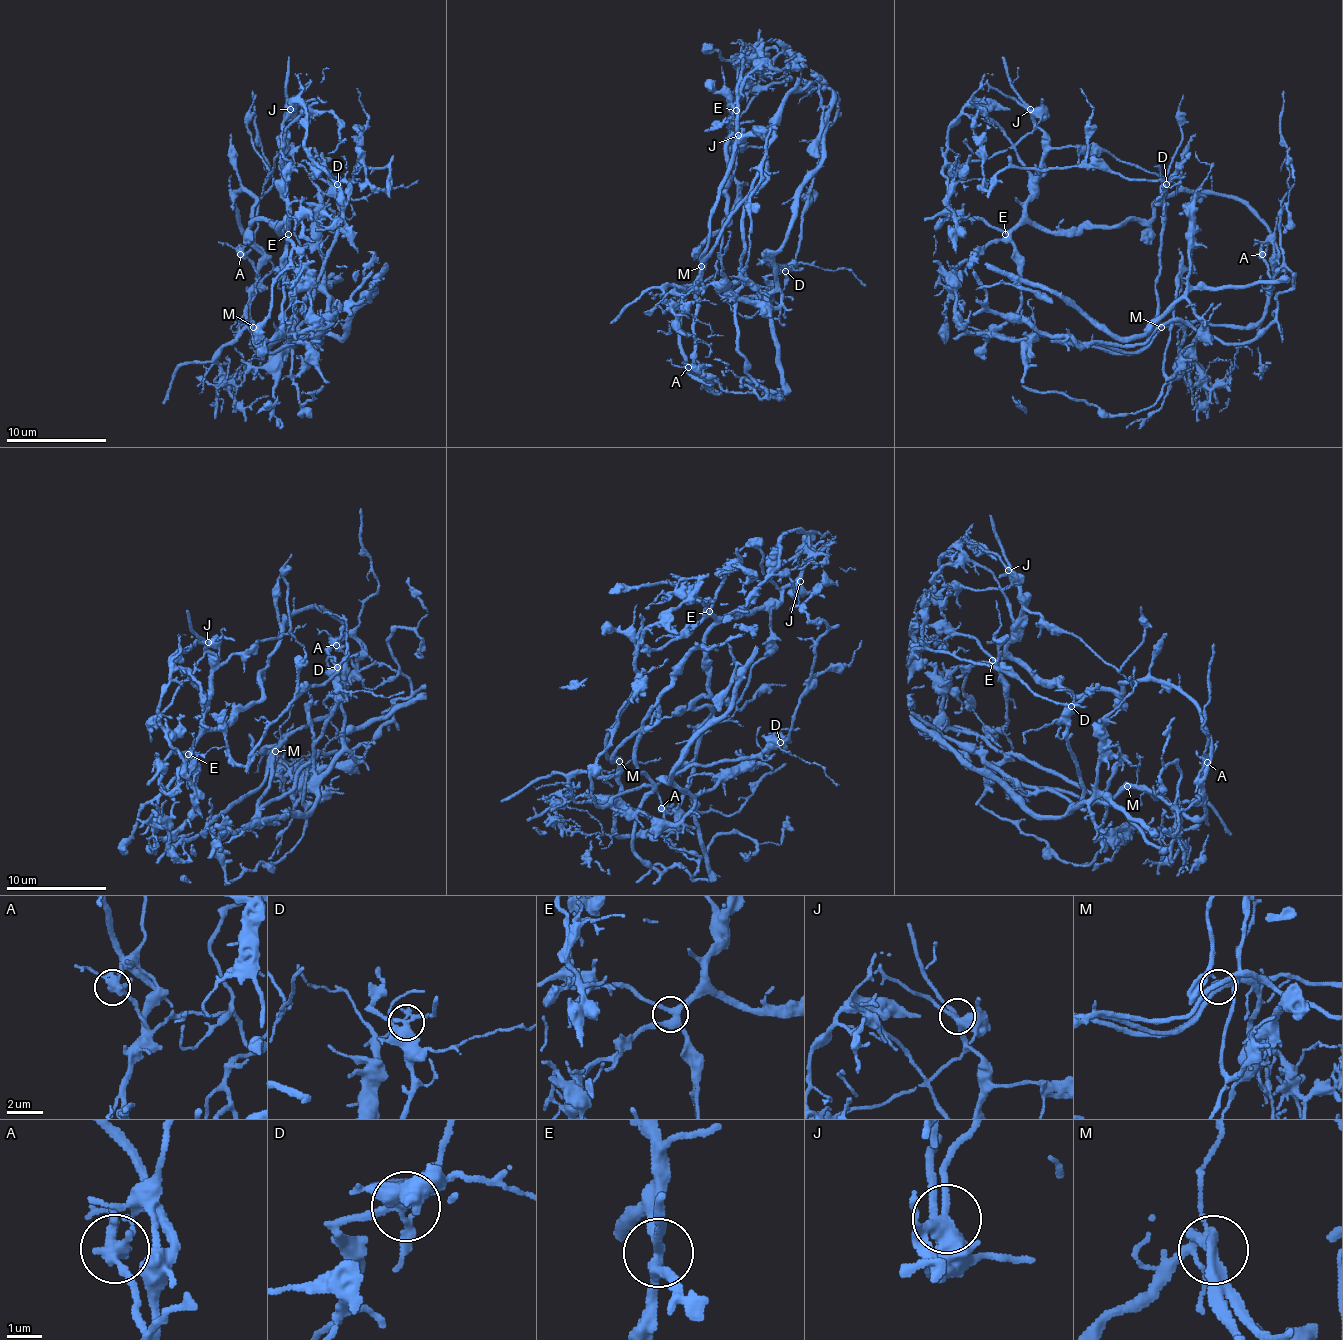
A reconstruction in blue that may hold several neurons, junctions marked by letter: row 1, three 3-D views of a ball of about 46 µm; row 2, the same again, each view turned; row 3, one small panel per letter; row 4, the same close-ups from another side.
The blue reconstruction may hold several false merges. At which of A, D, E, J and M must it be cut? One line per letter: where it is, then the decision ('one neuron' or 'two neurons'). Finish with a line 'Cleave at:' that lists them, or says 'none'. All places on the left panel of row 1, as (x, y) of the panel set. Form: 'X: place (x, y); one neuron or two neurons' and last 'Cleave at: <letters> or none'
A: place (240, 254); two neurons
D: place (337, 184); two neurons
E: place (288, 234); one neuron
J: place (290, 109); one neuron
M: place (253, 327); two neurons
Cleave at: A, D, M

